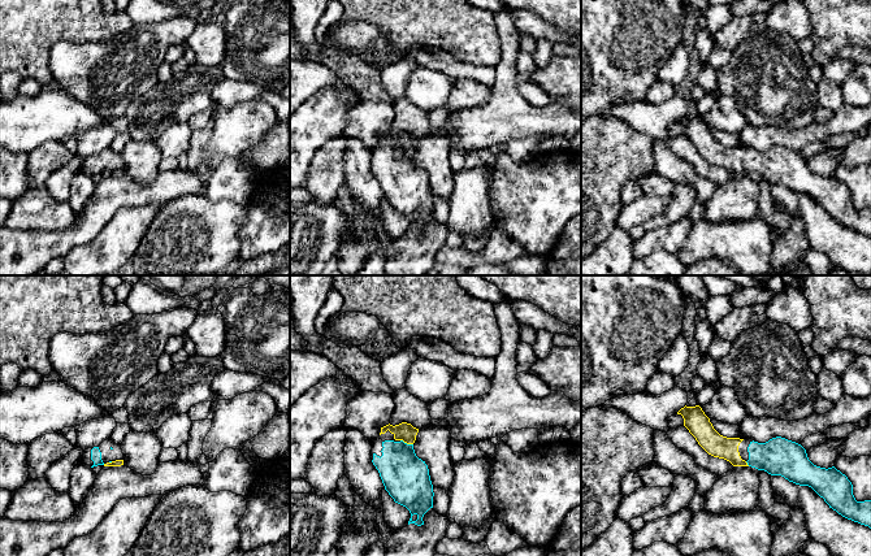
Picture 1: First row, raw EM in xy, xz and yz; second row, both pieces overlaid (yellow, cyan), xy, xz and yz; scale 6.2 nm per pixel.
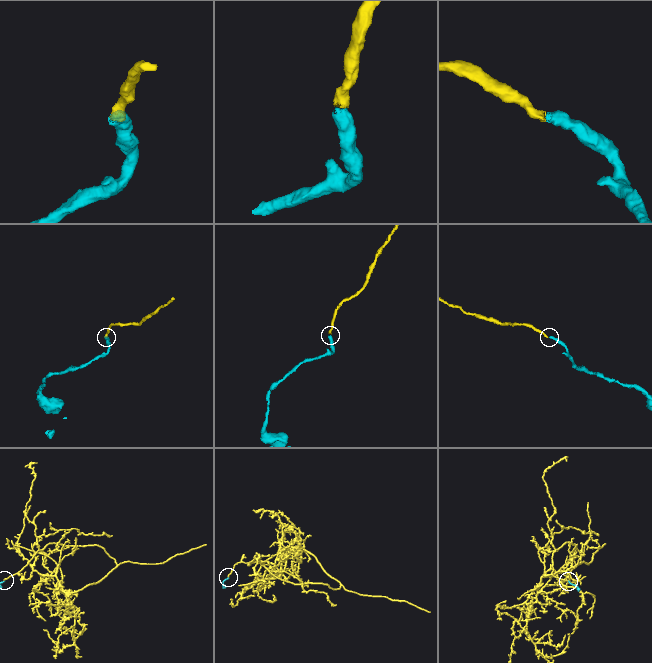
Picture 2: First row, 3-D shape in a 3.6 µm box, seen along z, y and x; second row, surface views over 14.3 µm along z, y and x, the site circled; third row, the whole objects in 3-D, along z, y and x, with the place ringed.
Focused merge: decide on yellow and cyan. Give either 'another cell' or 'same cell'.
same cell

